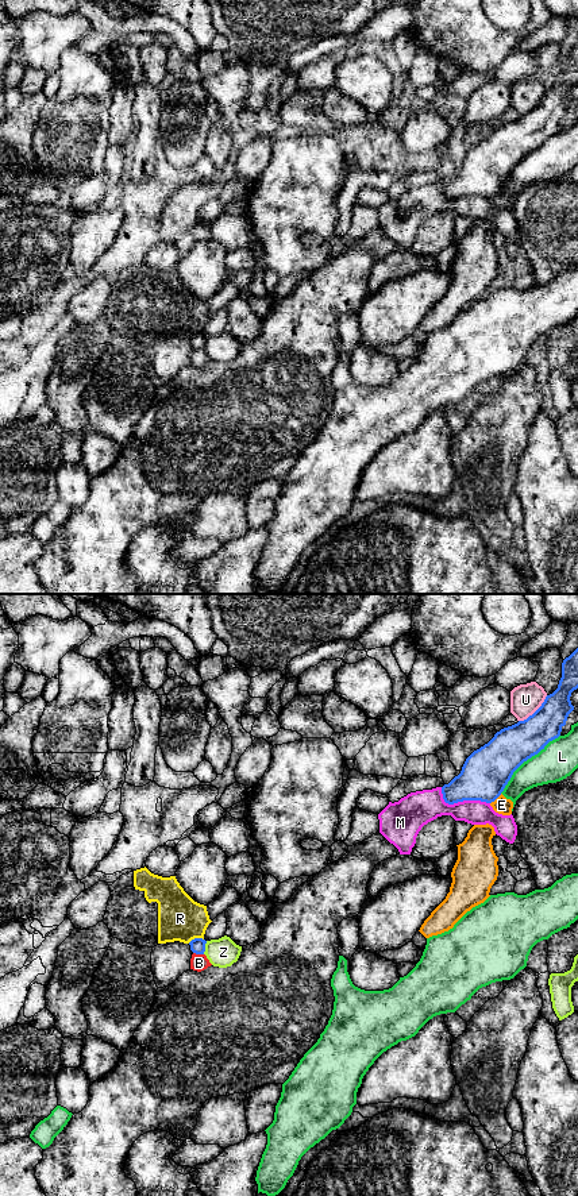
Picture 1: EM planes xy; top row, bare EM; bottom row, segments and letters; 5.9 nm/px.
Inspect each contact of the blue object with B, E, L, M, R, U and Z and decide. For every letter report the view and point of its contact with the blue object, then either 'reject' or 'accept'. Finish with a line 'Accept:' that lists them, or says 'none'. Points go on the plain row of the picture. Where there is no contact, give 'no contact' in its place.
B: meets blue in xy at (199, 348); reject
E: meets blue in xy at (496, 193); reject
L: meets blue in xy at (526, 155); reject
M: meets blue in xy at (461, 196); reject
R: meets blue in xy at (195, 334); reject
U: meets blue in xy at (535, 107); reject
Z: meets blue in xy at (204, 343); reject
Accept: none

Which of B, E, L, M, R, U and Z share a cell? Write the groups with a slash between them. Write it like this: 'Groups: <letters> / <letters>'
Groups: B / E / L / M / R / U / Z

